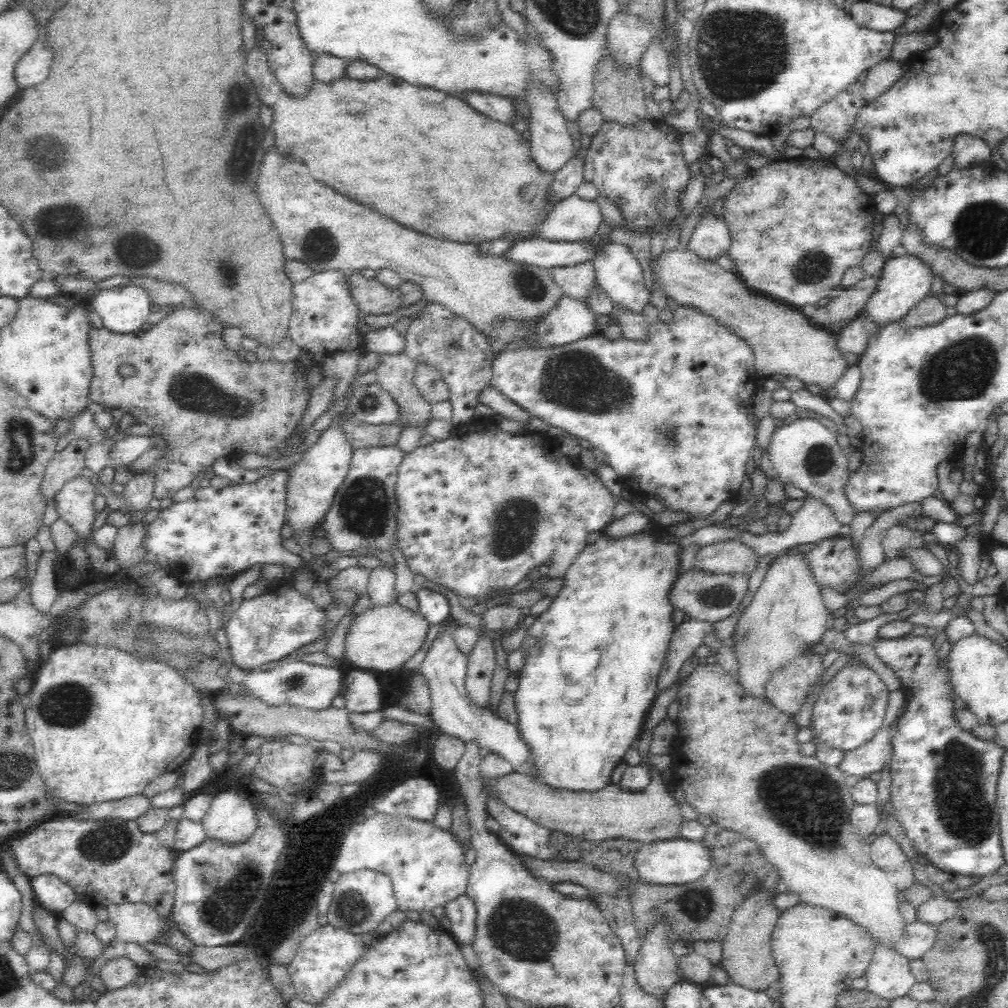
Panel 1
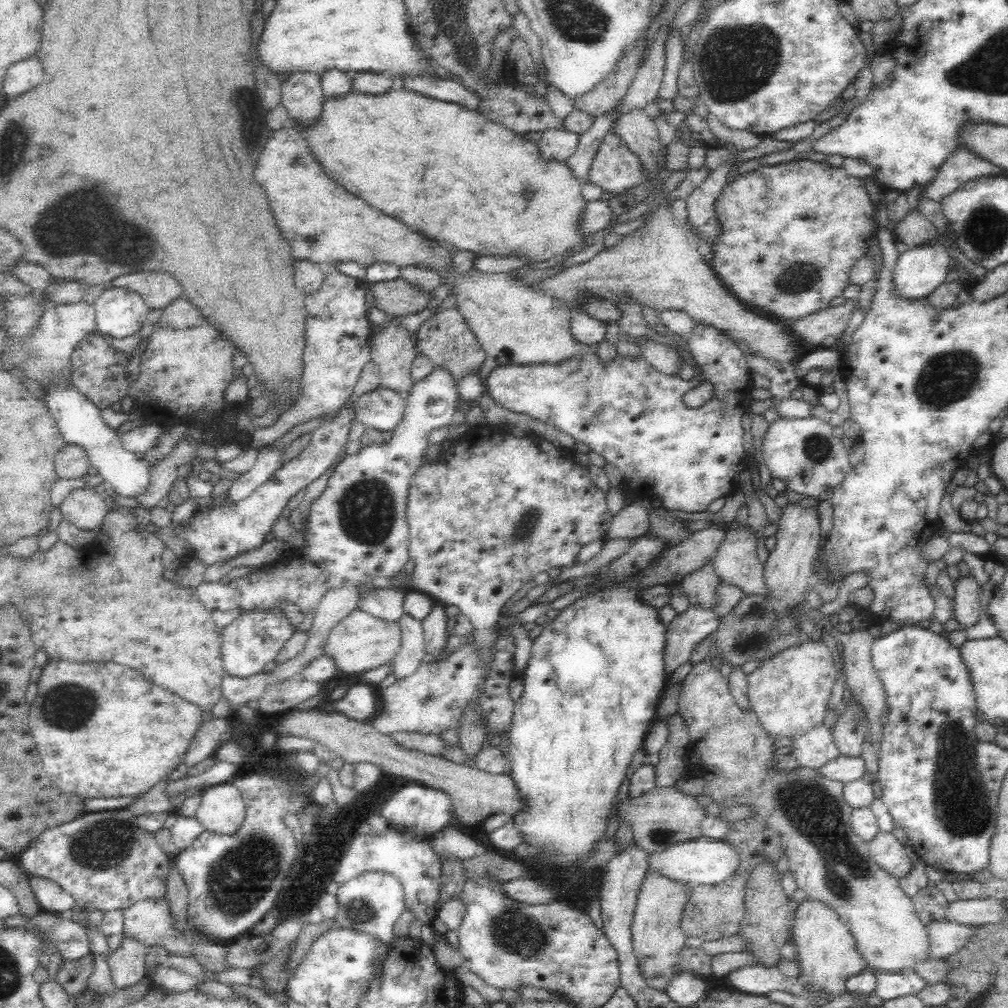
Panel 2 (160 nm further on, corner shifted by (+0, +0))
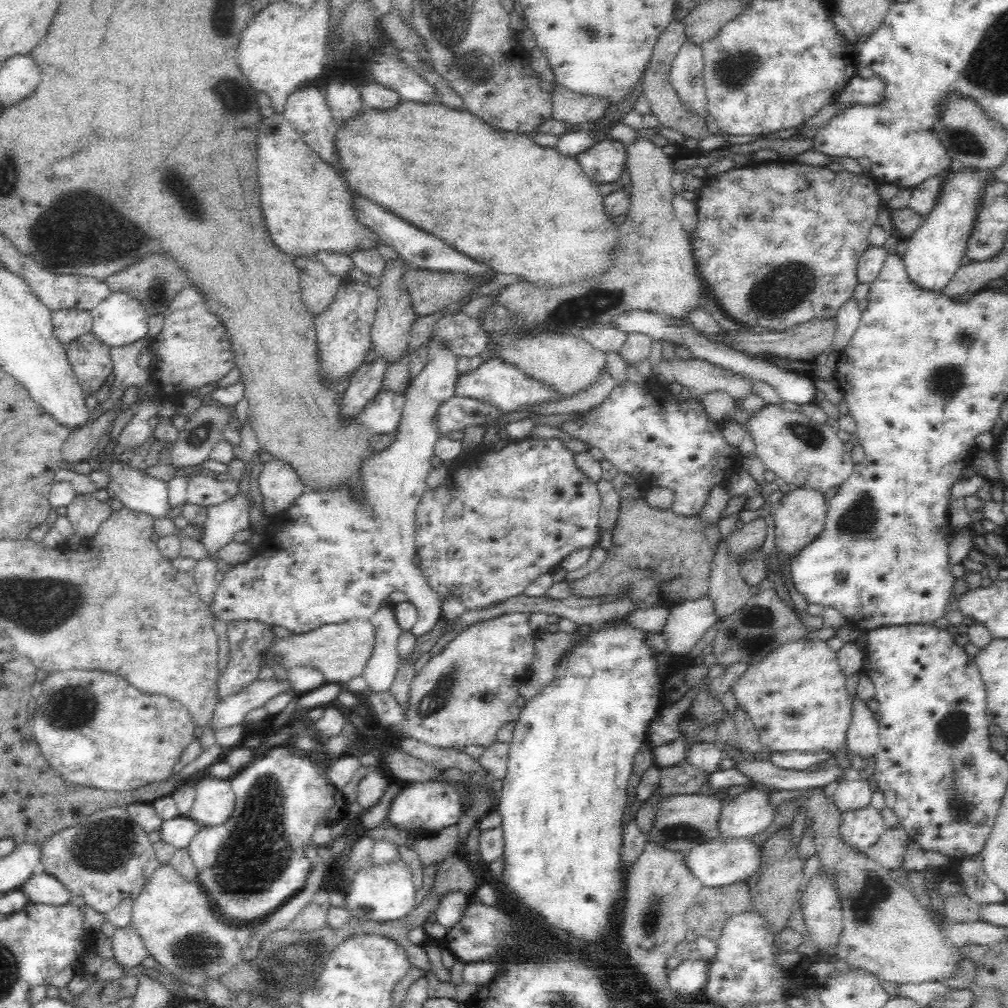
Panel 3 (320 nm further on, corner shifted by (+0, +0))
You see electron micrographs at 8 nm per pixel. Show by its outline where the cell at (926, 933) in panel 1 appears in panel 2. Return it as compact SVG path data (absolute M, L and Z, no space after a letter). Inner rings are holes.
M951 920L931 921L926 926L930 941L930 959L945 960L968 944L977 927Z

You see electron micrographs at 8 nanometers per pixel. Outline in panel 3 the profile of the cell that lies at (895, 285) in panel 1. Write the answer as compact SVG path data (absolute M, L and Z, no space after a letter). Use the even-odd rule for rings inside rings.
M951 163L942 175L942 186L934 208L924 216L920 226L907 238L903 262L910 277L925 290L942 291L953 279L967 251L985 186L994 179L993 169L980 170Z

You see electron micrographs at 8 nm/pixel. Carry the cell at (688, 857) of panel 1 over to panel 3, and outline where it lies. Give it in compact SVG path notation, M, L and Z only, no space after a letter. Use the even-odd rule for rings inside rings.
M718 837L685 851L685 863L704 887L725 887L735 882L747 881L761 867L762 846L754 844L751 837Z

